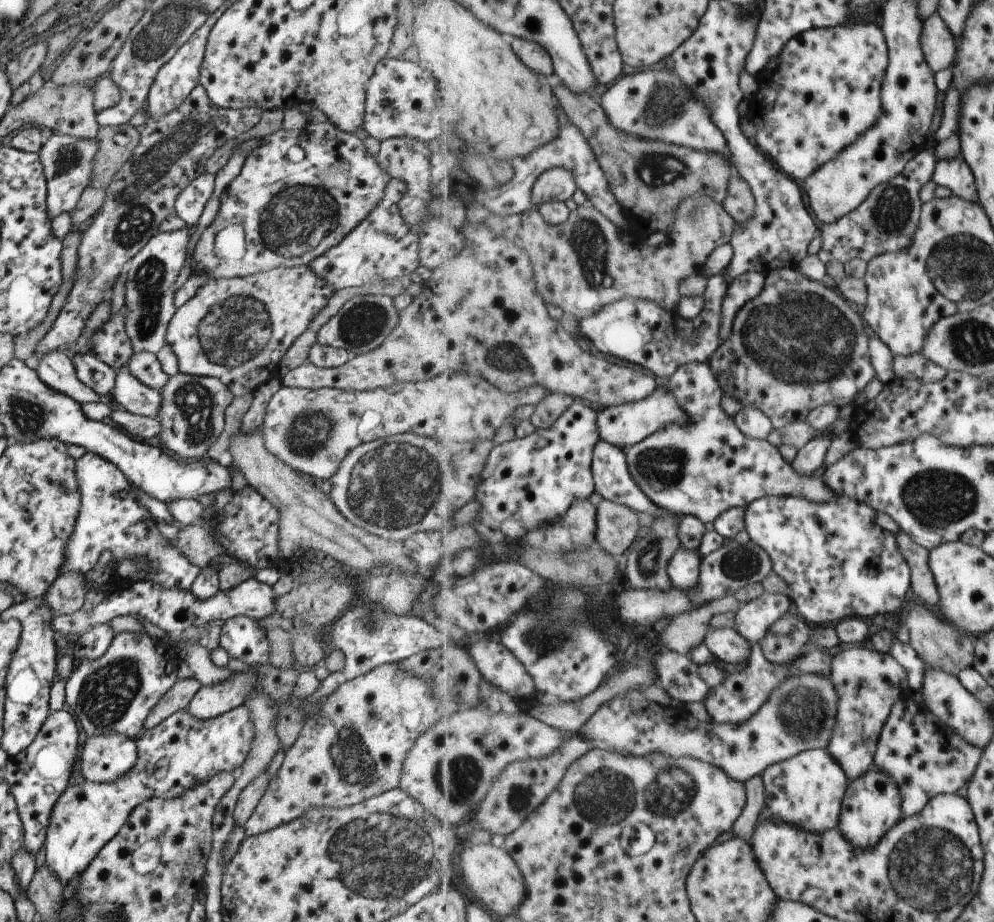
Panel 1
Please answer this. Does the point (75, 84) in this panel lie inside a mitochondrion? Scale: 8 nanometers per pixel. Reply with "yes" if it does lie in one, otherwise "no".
no

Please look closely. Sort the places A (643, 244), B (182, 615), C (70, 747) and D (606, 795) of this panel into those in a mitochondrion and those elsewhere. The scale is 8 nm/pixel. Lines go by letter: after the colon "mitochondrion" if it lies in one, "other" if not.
A: other
B: other
C: other
D: mitochondrion

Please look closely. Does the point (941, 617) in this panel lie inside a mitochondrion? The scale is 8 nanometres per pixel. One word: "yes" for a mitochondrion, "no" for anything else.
no

